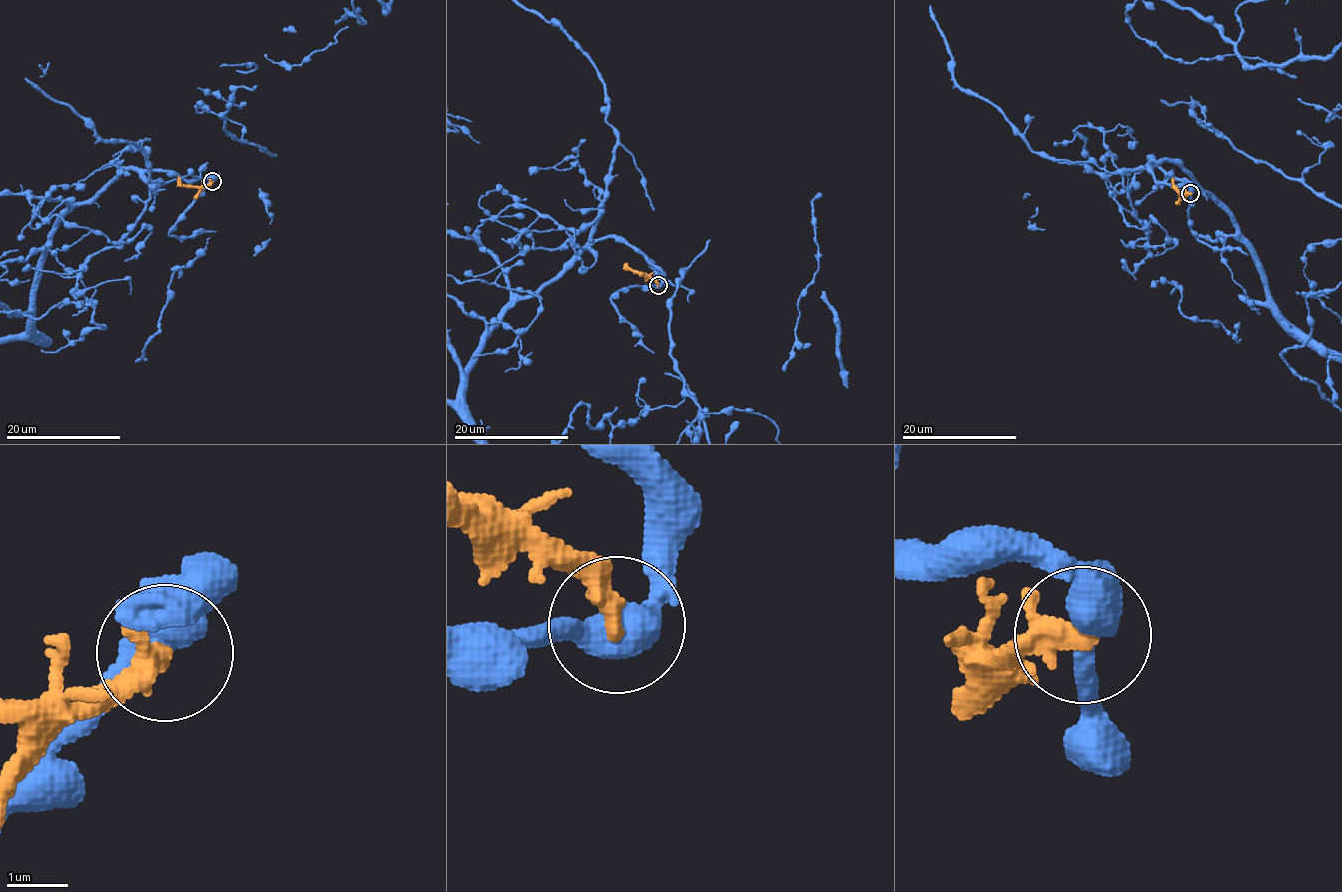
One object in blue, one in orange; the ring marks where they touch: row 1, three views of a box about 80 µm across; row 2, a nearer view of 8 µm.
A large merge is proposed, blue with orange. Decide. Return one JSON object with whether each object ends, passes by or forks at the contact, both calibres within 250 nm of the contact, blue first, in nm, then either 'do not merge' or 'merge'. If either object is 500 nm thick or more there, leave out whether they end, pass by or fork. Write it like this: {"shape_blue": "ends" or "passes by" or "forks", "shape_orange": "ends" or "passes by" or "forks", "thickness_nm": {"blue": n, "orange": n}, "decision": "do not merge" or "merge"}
{"thickness_nm": {"blue": 500, "orange": 280}, "decision": "do not merge"}

